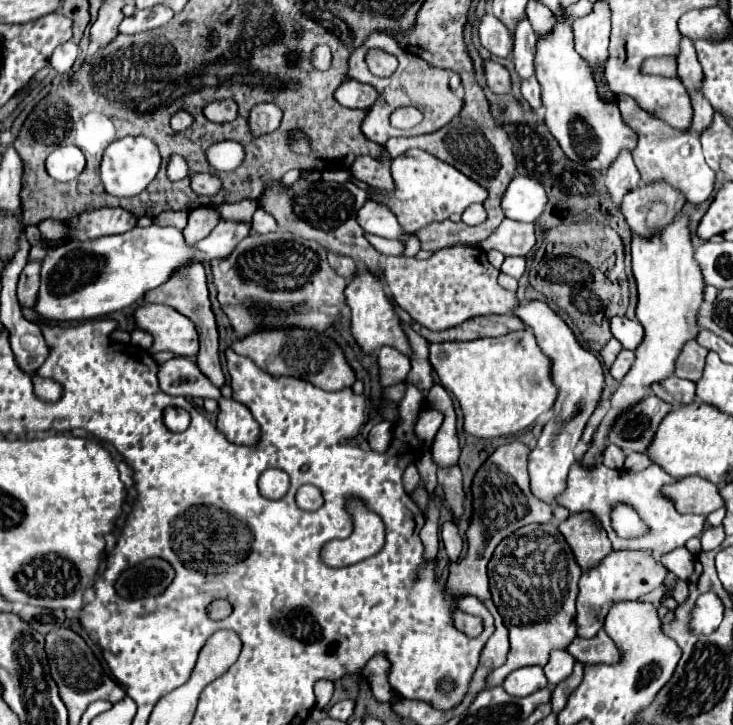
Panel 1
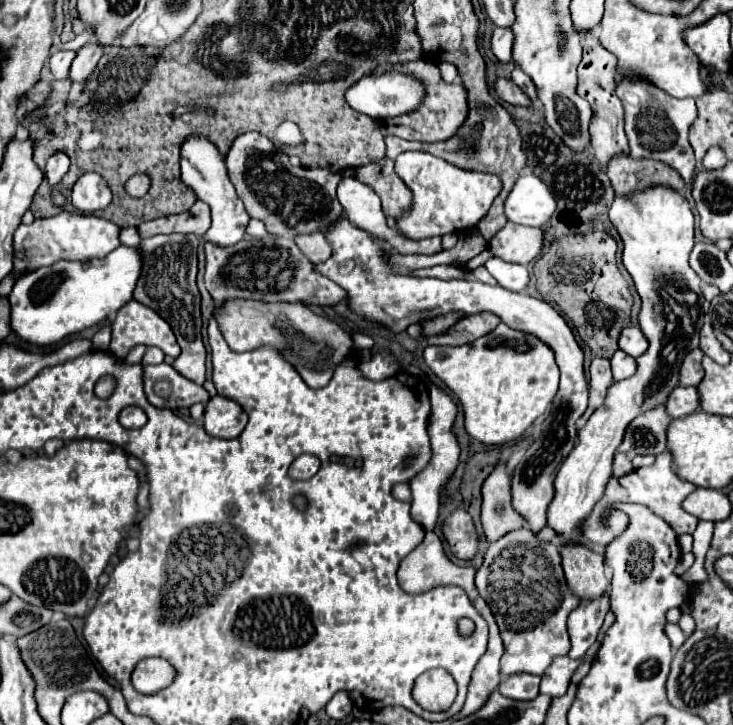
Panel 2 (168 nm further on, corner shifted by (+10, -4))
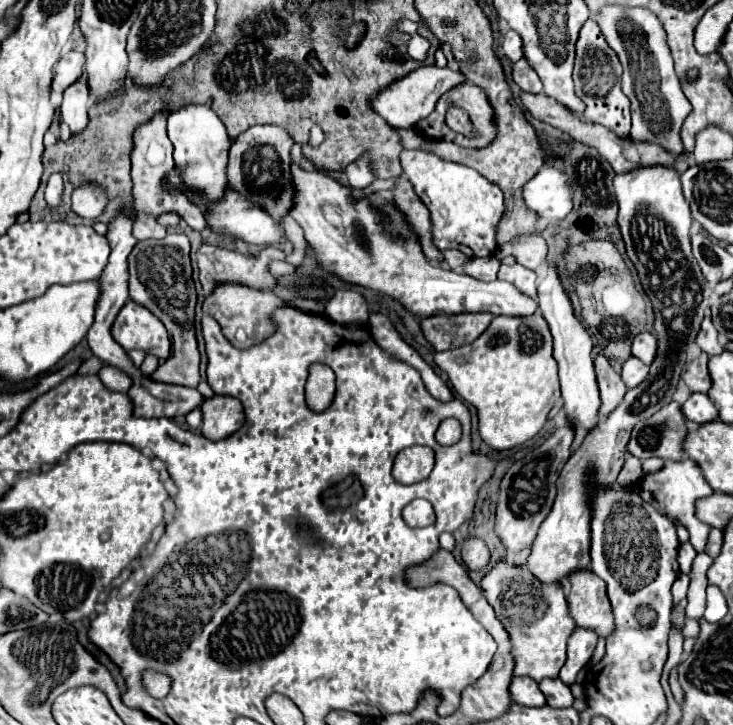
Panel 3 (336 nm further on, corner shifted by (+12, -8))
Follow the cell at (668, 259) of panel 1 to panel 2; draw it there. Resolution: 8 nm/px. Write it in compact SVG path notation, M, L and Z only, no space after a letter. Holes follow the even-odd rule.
M664 186L646 188L628 198L614 198L610 222L624 242L622 262L642 300L638 326L650 346L636 358L636 374L608 388L604 404L594 410L586 426L578 432L578 444L556 474L556 496L548 508L548 524L558 532L562 544L582 538L580 524L604 494L604 486L612 476L612 458L626 426L644 410L666 402L678 386L682 358L698 346L698 332L704 322L700 278L688 264L694 246L694 214L686 198Z

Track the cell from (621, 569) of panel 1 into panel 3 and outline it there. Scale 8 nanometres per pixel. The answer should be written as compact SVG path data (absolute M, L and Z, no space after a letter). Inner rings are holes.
M576 628L568 640L568 658L560 670L560 680L566 686L572 686L576 682L576 674L588 664L592 658L592 652L596 648L596 632L586 628Z

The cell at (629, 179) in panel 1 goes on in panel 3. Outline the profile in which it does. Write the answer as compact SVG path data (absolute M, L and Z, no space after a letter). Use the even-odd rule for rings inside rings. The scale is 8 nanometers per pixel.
M588 18L576 42L576 62L574 62L574 88L576 94L586 104L584 120L604 124L618 136L626 136L630 132L630 102L620 88L620 74L622 66L616 52L606 44L598 24L592 18Z

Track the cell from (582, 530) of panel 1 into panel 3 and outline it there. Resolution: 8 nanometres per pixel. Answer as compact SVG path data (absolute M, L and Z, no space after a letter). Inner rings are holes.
M576 570L568 576L570 594L568 608L580 628L594 630L600 638L608 638L614 630L614 614L606 596L604 582L590 570Z

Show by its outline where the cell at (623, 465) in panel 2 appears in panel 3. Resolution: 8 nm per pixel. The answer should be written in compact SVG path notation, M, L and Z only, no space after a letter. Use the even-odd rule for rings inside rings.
M630 456L626 462L624 462L624 468L618 476L618 482L622 486L634 486L636 482L640 482L640 478L644 478L644 472L642 472L642 462L634 456Z

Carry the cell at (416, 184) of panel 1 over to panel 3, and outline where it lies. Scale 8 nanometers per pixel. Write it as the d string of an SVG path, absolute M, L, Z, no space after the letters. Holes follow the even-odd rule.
M404 150L400 162L406 178L430 210L436 246L444 246L442 250L462 246L462 252L476 252L476 256L492 256L496 252L496 230L504 214L502 190L496 184L464 164L440 160L440 156L426 150Z

